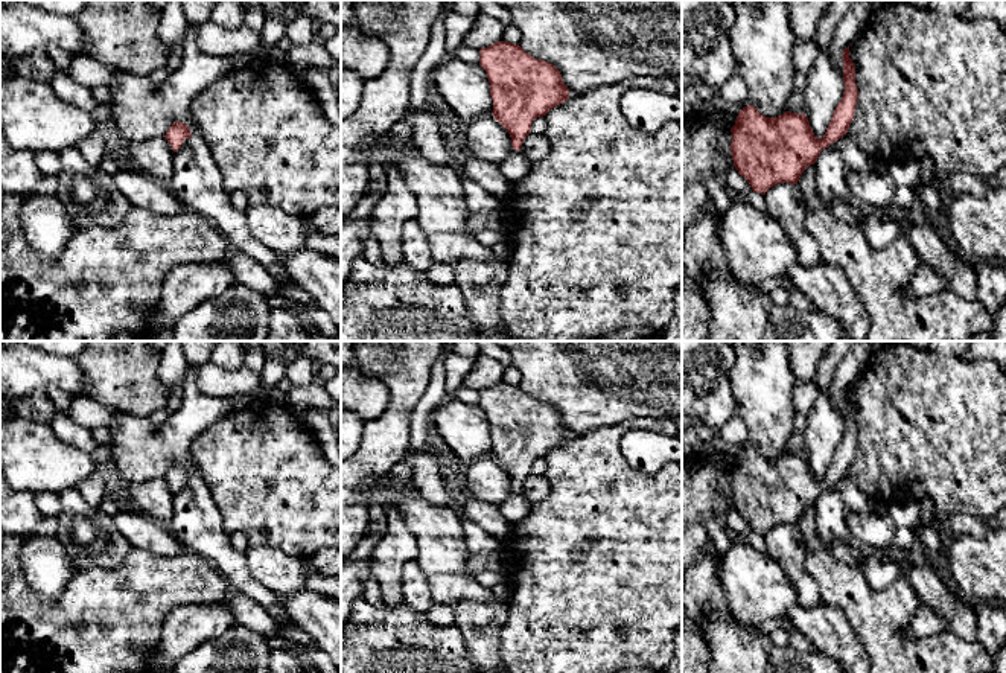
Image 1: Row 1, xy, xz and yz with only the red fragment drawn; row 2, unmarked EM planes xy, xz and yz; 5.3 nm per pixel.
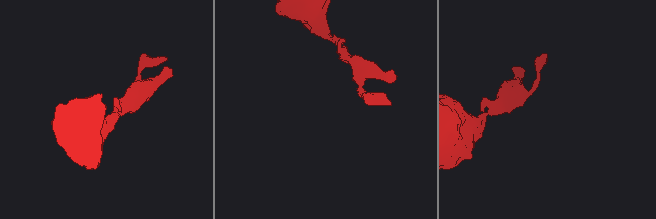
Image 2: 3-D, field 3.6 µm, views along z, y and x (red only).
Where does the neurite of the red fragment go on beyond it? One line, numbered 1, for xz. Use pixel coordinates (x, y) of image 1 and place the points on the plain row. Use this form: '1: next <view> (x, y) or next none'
1: next none

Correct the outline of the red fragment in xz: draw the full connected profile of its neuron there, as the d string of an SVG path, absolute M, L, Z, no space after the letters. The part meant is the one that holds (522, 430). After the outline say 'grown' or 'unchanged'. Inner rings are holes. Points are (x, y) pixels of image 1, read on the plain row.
M498 382L481 390L479 397L490 423L492 455L519 492L533 461L566 443L569 429L556 407L533 399L519 385Z | unchanged

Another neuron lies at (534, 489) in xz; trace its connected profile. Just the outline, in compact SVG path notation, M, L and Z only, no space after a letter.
M528 475L519 490L531 504L543 499L549 493L549 484L543 477Z

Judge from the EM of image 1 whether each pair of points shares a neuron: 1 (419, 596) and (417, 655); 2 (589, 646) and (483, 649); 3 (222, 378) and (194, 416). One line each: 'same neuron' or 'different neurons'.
1: different neurons
2: different neurons
3: different neurons

